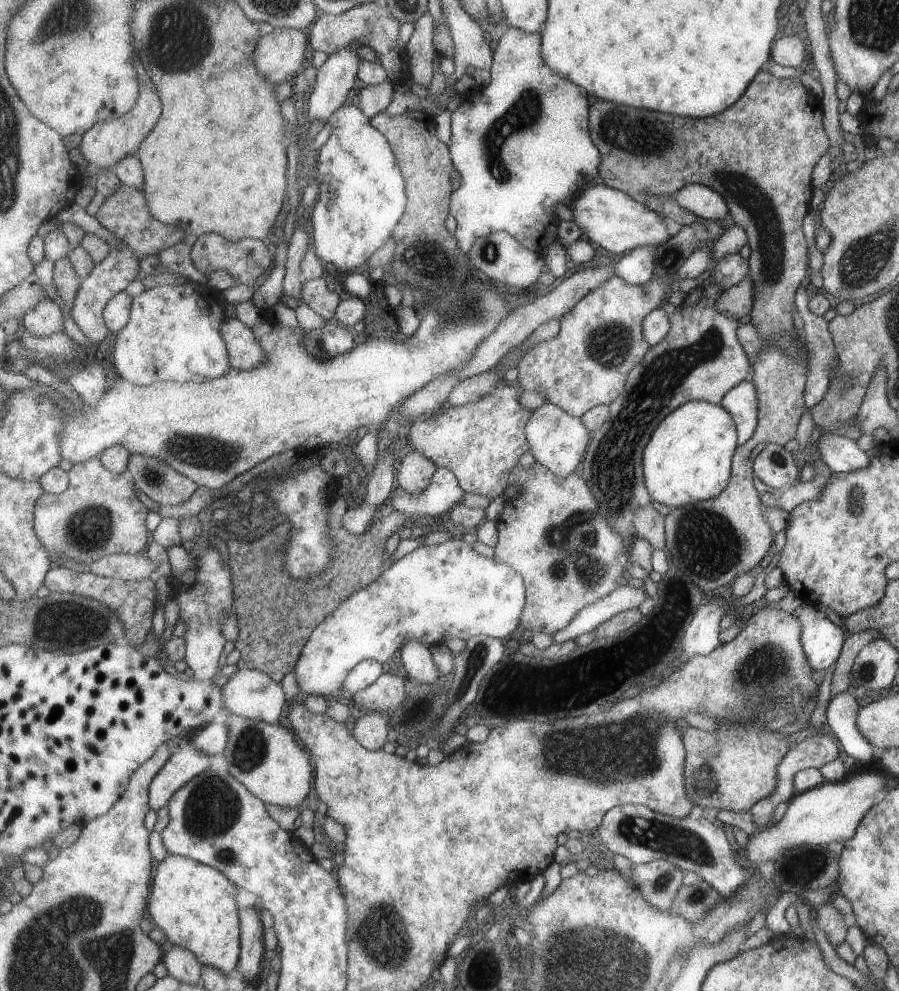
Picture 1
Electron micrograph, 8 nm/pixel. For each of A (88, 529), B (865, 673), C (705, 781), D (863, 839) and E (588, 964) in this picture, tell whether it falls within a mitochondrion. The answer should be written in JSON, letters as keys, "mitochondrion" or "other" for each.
{"A":"mitochondrion","B":"mitochondrion","C":"mitochondrion","D":"other","E":"mitochondrion"}

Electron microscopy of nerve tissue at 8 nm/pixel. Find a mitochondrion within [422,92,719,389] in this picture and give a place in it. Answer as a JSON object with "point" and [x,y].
{"point":[608,344]}

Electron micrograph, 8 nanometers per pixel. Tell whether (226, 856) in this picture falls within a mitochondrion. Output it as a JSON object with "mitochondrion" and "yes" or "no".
{"mitochondrion":"yes"}

